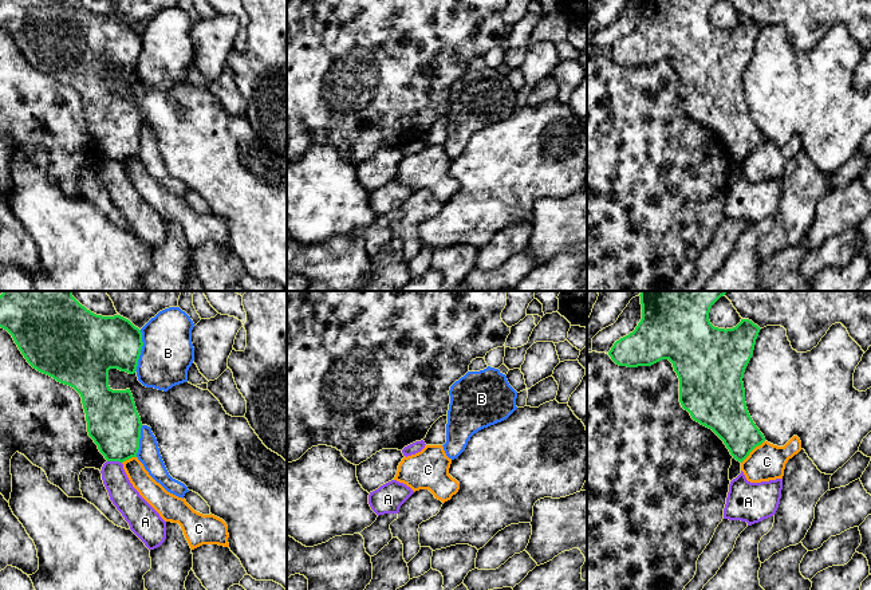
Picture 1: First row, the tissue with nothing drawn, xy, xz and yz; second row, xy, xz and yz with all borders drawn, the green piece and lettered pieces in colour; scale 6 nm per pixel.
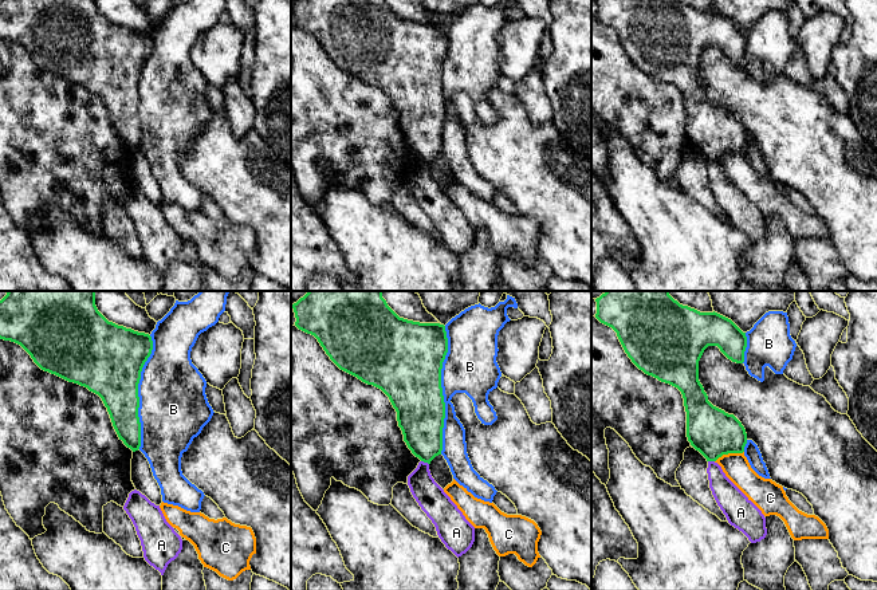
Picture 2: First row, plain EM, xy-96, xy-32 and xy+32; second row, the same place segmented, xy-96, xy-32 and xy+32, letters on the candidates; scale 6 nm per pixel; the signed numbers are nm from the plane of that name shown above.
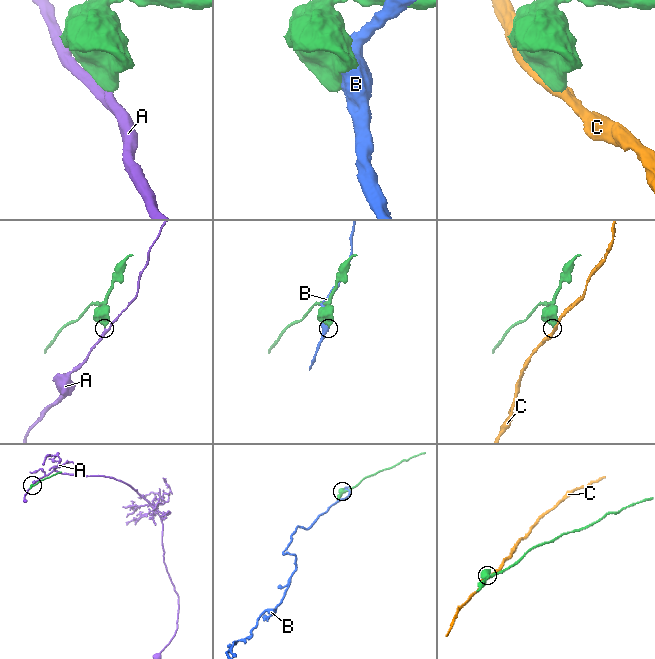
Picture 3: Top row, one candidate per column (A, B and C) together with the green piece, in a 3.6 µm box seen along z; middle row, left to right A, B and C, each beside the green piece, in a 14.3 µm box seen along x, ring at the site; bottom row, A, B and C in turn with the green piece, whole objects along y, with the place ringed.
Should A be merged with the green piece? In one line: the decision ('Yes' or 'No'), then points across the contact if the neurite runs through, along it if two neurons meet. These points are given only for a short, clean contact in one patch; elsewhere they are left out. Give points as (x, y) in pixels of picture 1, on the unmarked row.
No. Boundary: xy (107, 160), (118, 160), (121, 162)

